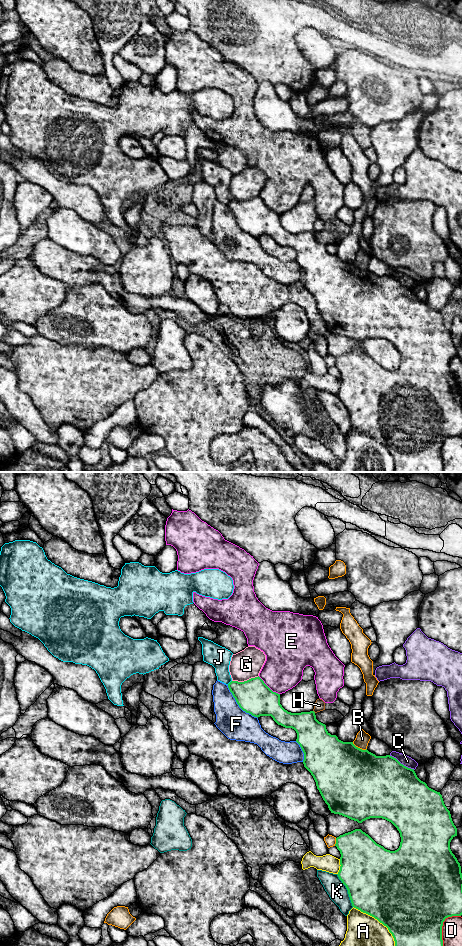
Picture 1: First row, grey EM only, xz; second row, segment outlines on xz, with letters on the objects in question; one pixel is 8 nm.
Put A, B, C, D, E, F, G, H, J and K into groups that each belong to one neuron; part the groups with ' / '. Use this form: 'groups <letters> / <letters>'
groups A / B / C / D / E / F / G / H / J / K

